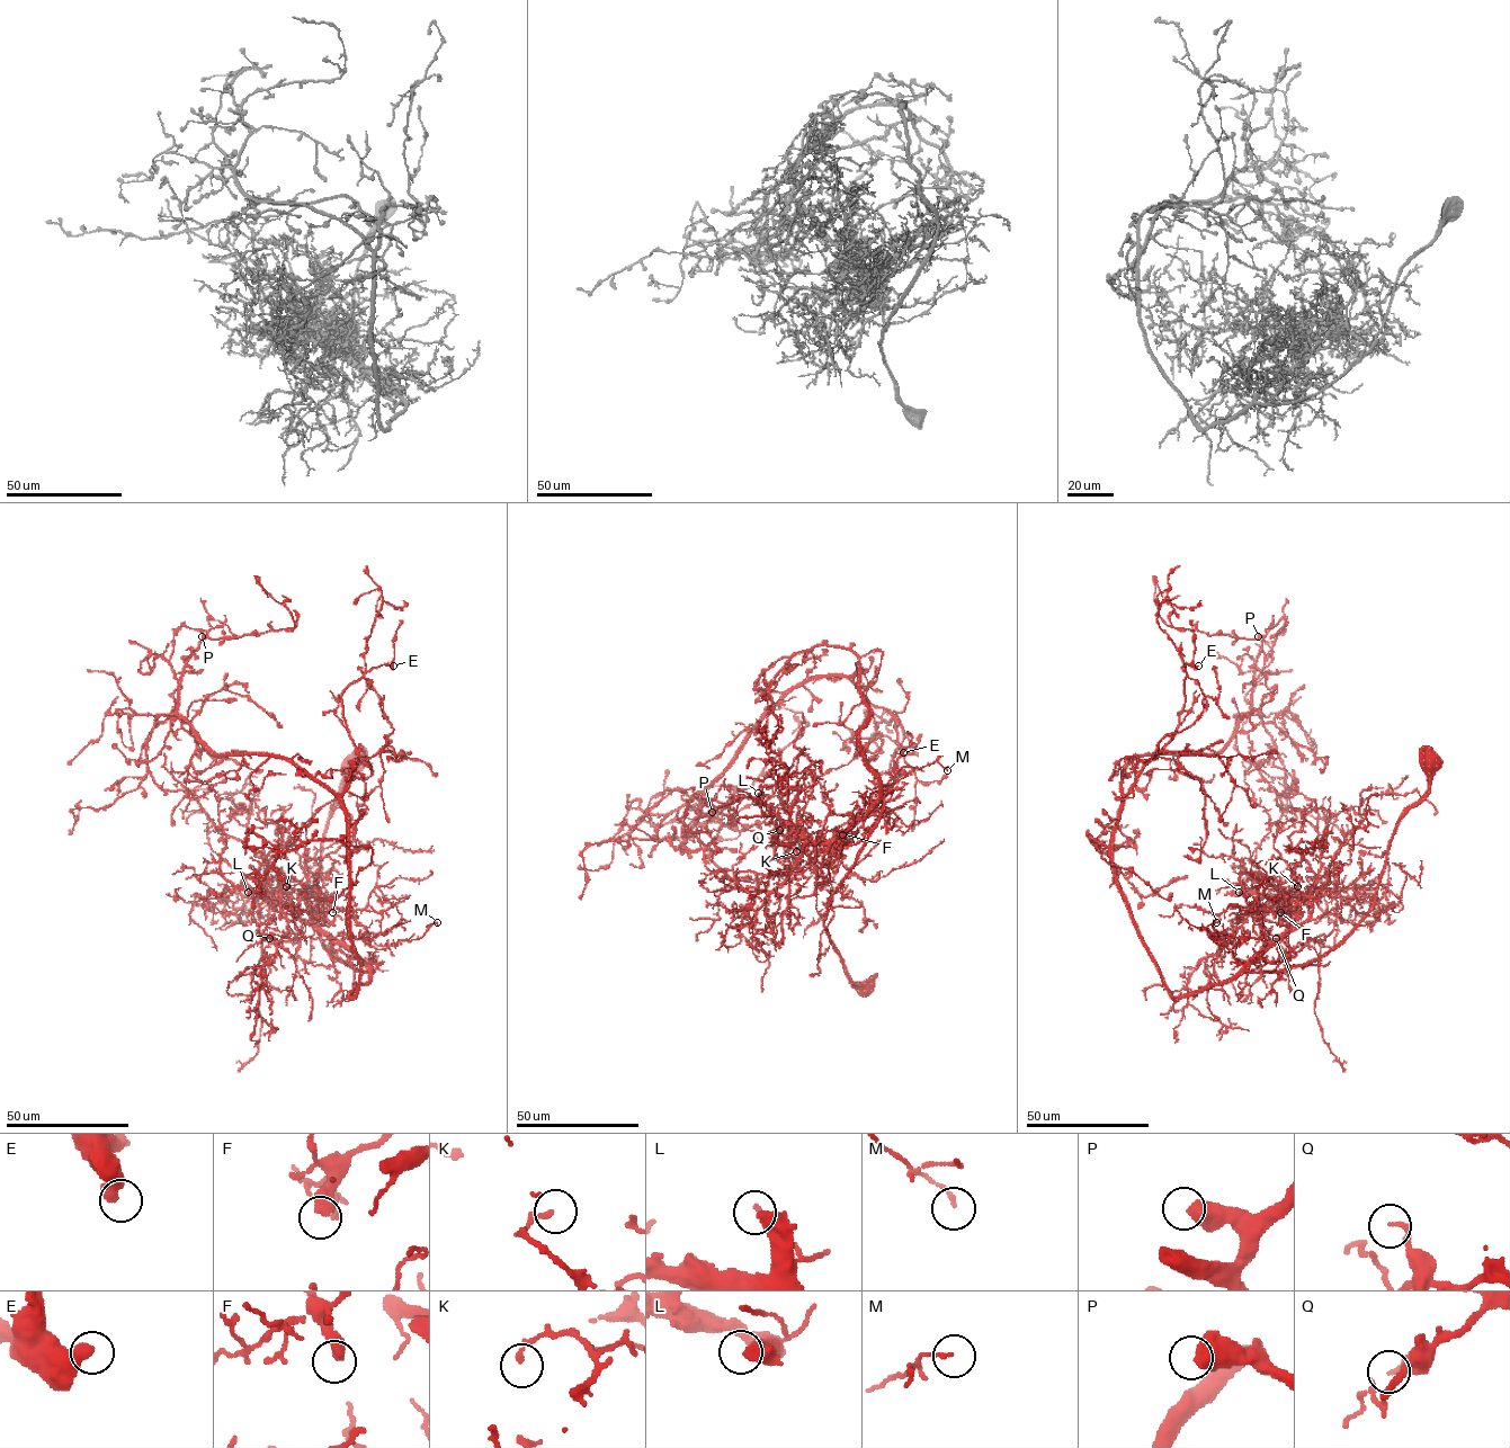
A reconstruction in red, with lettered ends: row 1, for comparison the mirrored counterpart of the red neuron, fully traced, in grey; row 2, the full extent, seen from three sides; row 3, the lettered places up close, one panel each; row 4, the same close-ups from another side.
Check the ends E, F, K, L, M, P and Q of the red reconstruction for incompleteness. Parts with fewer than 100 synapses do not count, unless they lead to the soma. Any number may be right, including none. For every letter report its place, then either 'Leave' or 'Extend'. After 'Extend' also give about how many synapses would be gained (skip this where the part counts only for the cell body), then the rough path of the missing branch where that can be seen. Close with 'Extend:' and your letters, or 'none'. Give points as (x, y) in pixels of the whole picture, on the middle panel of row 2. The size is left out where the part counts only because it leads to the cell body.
E: Place: (903, 752). Leave
F: Place: (842, 834). Leave
K: Place: (796, 851). Leave
L: Place: (758, 793). Extend. Roughly 850 synapses. Course of what is missing: (758, 793), (758, 774), (749, 760), (754, 724), (764, 708), (751, 693), (740, 711), (735, 726), (712, 754)
M: Place: (947, 770). Leave
P: Place: (712, 812). Leave
Q: Place: (779, 830). Leave
Extend: L

